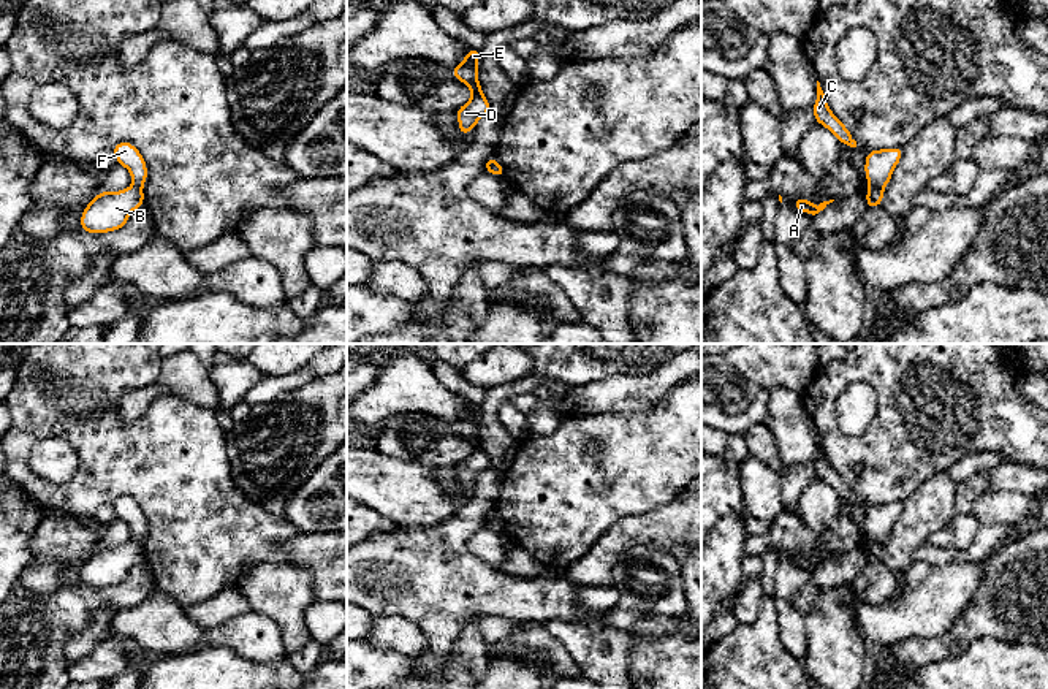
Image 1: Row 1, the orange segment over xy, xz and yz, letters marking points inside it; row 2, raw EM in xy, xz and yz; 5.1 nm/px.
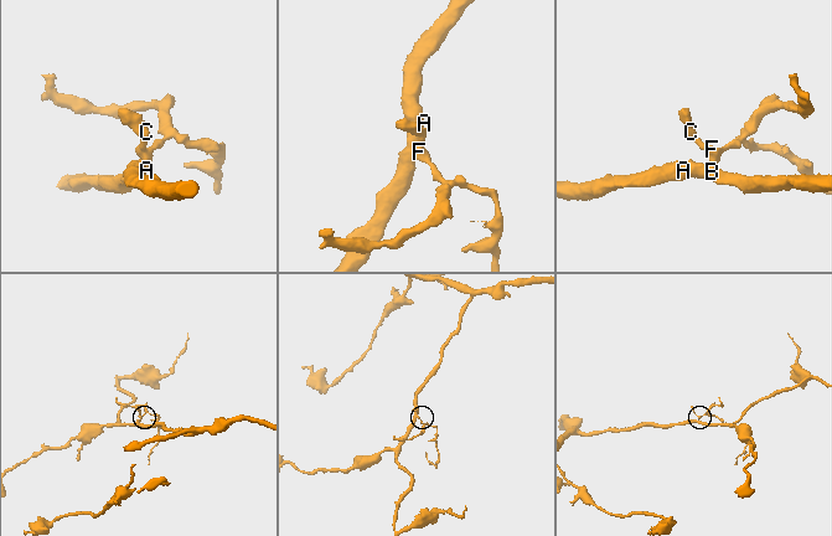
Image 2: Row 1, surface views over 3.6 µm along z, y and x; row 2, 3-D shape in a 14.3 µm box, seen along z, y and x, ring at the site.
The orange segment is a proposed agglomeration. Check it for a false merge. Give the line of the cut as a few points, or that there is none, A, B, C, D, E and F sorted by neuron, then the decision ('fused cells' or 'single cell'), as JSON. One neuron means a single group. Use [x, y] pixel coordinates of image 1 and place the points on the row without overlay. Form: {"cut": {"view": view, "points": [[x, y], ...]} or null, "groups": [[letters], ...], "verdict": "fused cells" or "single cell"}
{"cut": {"view": "yz", "points": [[869, 539], [882, 545]]}, "groups": [["A", "B", "D", "E"], ["C", "F"]], "verdict": "fused cells"}

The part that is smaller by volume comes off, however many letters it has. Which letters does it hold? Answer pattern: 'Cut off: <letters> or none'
Cut off: C, F

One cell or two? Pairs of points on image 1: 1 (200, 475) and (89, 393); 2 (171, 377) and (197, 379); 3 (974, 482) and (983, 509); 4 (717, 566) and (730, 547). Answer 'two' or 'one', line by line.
1: one
2: one
3: two
4: one

